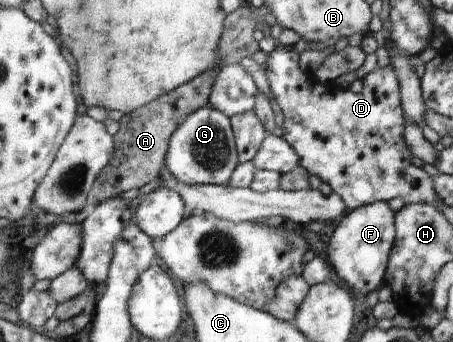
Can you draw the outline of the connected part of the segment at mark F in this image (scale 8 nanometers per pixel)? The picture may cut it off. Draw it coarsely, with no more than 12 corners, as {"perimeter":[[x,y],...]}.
{"perimeter":[[388,202],[352,210],[326,244],[354,292],[384,286],[396,240]]}

